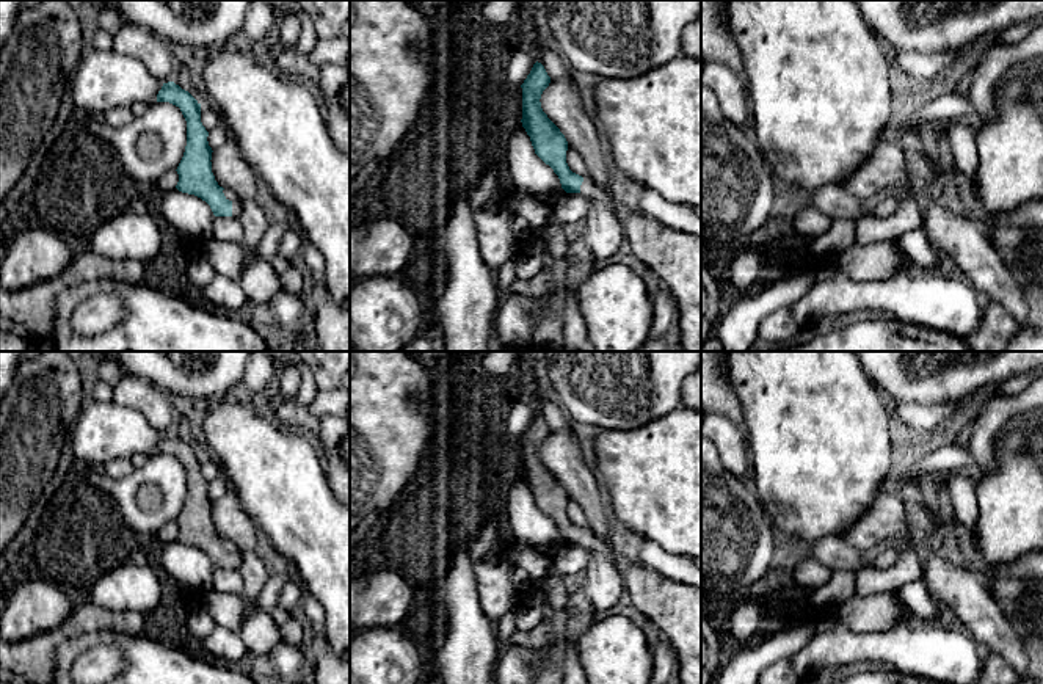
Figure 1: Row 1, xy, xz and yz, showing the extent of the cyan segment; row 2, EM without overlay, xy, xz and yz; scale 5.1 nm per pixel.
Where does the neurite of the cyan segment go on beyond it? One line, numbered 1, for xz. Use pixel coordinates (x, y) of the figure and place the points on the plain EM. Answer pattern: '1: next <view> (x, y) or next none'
1: next xz (675, 607)

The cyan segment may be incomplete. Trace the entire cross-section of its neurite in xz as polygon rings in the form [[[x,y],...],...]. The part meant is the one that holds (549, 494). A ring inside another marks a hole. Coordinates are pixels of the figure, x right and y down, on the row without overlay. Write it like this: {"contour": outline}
{"contour": [[[535,414],[522,439],[522,478],[535,505],[558,527],[566,544],[601,549],[616,565],[632,604],[660,631],[676,653],[674,684],[701,684],[701,588],[663,577],[638,560],[618,554],[588,527],[572,524],[566,515],[568,493],[541,460],[541,446],[551,428]]]}

